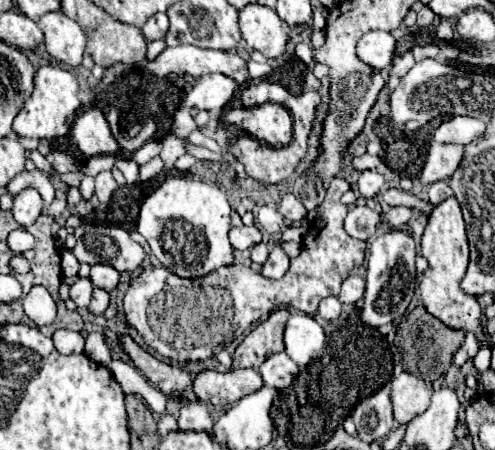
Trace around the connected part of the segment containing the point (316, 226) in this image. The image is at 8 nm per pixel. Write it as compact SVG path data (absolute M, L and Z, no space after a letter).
M342 178L332 180L322 202L324 214L320 220L310 224L302 242L302 252L290 262L290 270L282 280L264 278L260 272L242 264L224 266L212 272L212 276L198 280L178 278L164 266L146 266L144 272L130 282L124 296L128 324L138 330L150 348L168 360L184 364L188 360L212 358L232 342L236 330L250 328L260 318L266 318L274 308L294 306L306 314L314 314L320 300L326 296L338 296L340 284L348 272L356 264L364 262L366 242L348 236L344 230L348 206L344 206L340 198L348 186L350 184Z

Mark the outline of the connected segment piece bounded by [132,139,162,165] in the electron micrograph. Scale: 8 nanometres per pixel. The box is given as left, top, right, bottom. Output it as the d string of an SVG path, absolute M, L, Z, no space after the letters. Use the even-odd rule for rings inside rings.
M149 140L141 149L132 154L132 160L142 165L150 161L152 158L160 154L162 143L159 140Z

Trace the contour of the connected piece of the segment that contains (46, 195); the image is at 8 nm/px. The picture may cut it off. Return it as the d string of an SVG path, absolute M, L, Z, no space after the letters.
M34 170L34 172L22 172L18 174L8 186L6 186L6 192L10 196L16 196L20 190L24 188L34 188L40 192L40 196L44 198L44 202L50 206L52 198L54 198L54 188L52 188L52 182L46 174L42 174L40 170Z

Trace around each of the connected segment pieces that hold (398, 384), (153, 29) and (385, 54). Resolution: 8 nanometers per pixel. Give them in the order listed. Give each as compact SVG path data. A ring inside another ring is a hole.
M402 372L390 388L390 398L394 406L394 420L400 424L408 424L418 414L422 414L430 404L432 390L420 380L420 376Z
M154 14L152 18L148 18L148 22L142 26L142 34L148 42L152 40L160 40L164 38L168 30L168 16L166 14Z
M372 30L358 40L360 60L364 60L368 66L376 70L386 70L392 66L394 48L396 48L394 36L384 30Z

